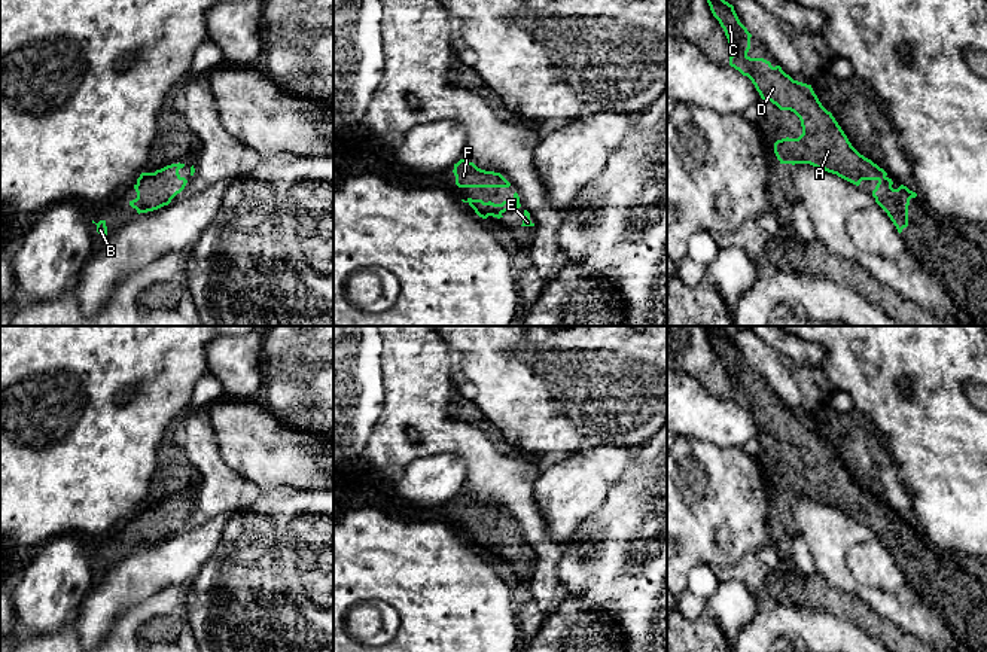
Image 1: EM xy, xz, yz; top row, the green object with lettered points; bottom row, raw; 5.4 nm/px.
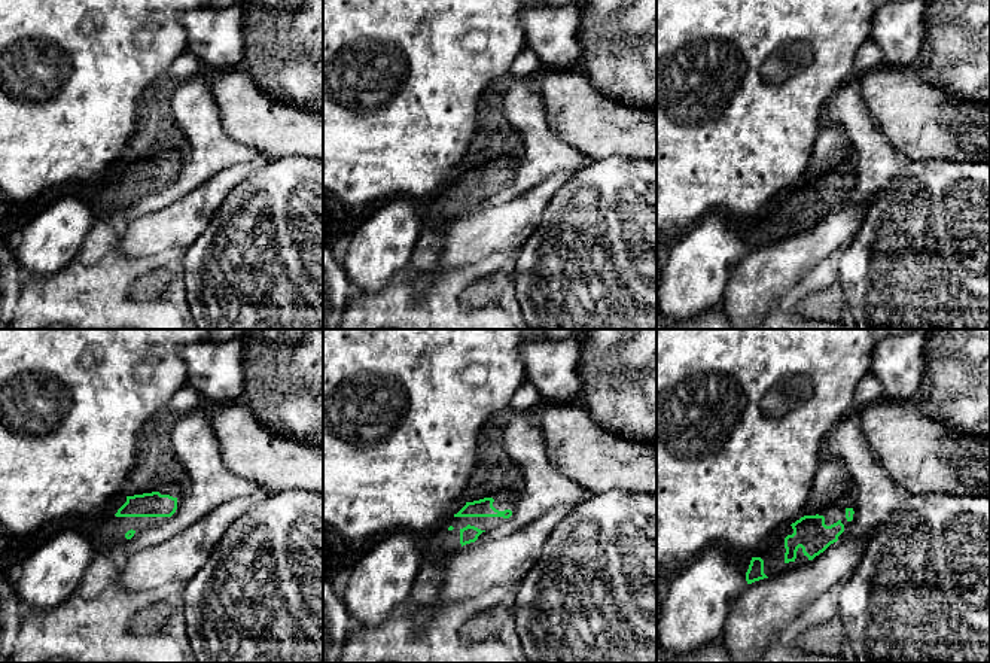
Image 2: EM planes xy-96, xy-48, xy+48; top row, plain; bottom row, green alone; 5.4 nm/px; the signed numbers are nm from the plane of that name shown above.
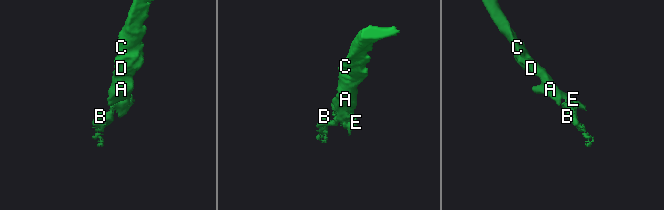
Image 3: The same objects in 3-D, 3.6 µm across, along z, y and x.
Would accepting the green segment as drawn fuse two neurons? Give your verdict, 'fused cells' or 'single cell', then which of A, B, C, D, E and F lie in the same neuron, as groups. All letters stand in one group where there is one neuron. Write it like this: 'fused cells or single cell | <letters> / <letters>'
single cell | A B C D E F

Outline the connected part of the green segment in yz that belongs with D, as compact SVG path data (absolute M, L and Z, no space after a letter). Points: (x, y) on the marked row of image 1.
M707 0L707 3L728 39L729 65L752 80L762 100L771 101L780 110L793 112L801 121L802 134L798 138L786 137L774 143L780 164L810 164L856 186L862 180L877 180L872 196L901 234L908 226L910 199L917 194L904 185L898 189L892 188L893 182L887 173L852 146L811 85L793 80L780 65L773 67L764 58L747 55L752 34L740 22L732 4L725 0Z

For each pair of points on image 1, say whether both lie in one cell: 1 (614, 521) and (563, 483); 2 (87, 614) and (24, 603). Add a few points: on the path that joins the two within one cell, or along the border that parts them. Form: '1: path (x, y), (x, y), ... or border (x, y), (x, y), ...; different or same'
1: border (618, 480), (609, 488), (605, 502), (573, 533); different
2: border (96, 582), (73, 614); different

